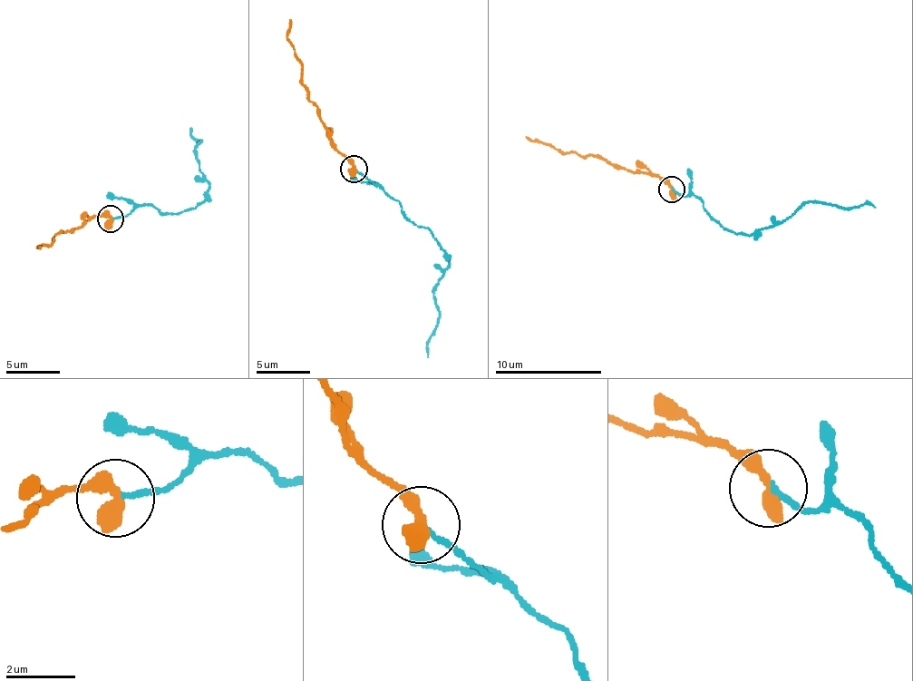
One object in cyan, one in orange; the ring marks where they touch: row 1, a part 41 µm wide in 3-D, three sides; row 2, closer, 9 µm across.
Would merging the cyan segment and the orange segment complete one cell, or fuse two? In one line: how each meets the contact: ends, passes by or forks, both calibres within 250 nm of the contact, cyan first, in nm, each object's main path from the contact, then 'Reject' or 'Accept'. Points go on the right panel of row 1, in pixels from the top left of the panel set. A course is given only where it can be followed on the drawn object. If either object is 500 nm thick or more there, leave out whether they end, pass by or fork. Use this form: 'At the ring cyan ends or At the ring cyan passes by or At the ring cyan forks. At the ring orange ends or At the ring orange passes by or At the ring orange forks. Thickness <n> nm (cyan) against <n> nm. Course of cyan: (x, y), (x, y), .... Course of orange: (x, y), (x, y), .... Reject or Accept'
Thickness 160 nm (cyan) against 550 nm. Course of cyan: (674, 190), (698, 199), (723, 228), (747, 235), (773, 226), (792, 215), (806, 202), (876, 208). Course of orange: (671, 189), (668, 184), (647, 173), (613, 166), (597, 156), (566, 151), (537, 143), (527, 137). Accept

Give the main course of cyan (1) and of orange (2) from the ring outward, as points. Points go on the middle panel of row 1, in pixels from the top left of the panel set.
1: (354, 170), (389, 194), (445, 252), (448, 268), (435, 290), (438, 317), (427, 342), (427, 357)
2: (354, 168), (331, 142), (320, 109), (302, 83), (302, 62), (288, 33), (292, 20)

